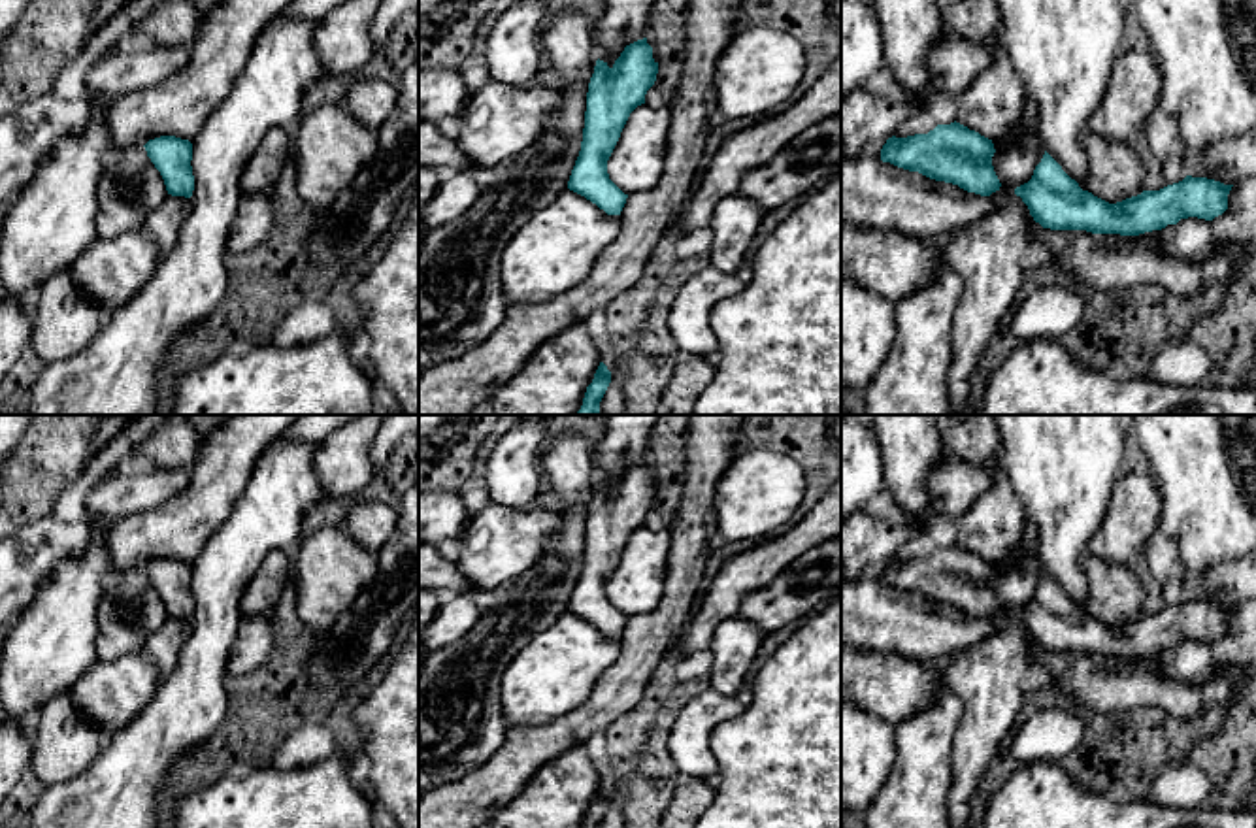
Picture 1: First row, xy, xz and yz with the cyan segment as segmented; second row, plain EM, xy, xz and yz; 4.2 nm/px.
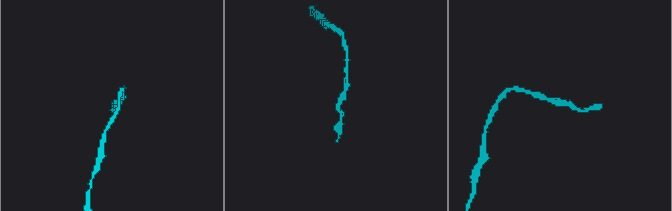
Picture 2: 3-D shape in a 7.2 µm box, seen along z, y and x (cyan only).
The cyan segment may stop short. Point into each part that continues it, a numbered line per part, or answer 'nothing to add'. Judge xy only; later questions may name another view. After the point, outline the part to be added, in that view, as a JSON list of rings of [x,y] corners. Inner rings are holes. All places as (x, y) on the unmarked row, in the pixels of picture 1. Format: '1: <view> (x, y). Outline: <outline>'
nothing to add

